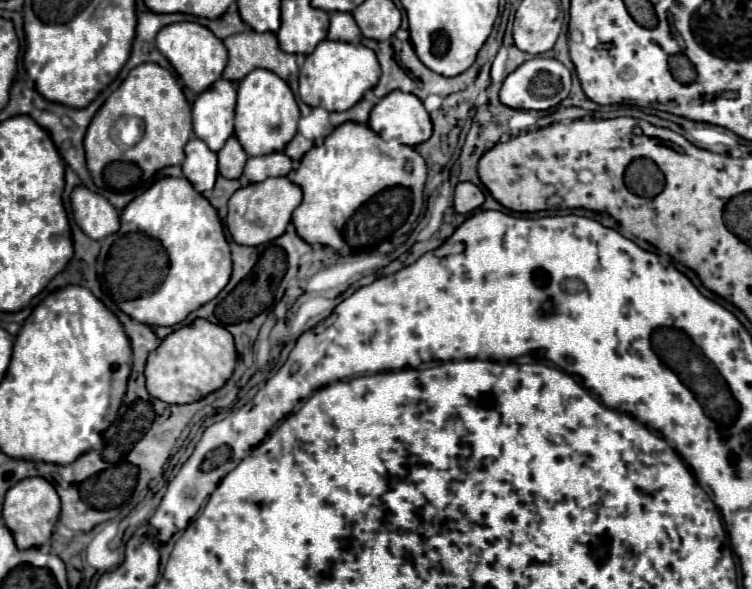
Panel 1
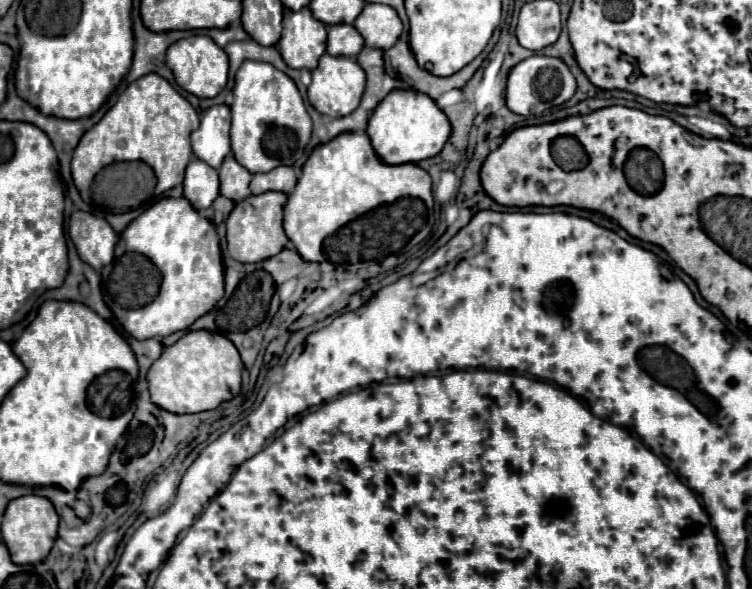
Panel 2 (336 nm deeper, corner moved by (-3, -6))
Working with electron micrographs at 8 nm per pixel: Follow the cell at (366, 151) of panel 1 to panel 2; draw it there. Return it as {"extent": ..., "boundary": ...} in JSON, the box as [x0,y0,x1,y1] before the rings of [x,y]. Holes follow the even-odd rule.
{"extent":[283,133,433,261],"boundary":[[[341,133],[333,141],[315,147],[313,153],[309,155],[307,163],[303,165],[303,173],[301,173],[293,193],[289,195],[287,205],[285,205],[283,227],[285,227],[287,237],[295,245],[297,253],[305,261],[325,261],[323,251],[321,251],[321,245],[323,245],[325,237],[335,233],[345,223],[361,217],[363,213],[367,213],[367,211],[371,211],[379,205],[393,203],[395,199],[401,199],[401,197],[417,197],[431,209],[433,207],[433,197],[431,197],[431,177],[429,177],[429,173],[423,171],[419,165],[413,165],[413,163],[385,165],[375,155],[375,151],[371,147],[371,141],[365,133]]]}

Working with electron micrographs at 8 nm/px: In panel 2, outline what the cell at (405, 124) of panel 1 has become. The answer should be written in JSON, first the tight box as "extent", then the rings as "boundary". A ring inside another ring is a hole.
{"extent":[367,89,451,165],"boundary":[[[395,89],[391,91],[369,117],[367,135],[379,159],[387,165],[419,163],[423,159],[435,157],[441,153],[447,137],[451,133],[451,123],[447,115],[437,107],[437,103],[419,91],[413,89]]]}

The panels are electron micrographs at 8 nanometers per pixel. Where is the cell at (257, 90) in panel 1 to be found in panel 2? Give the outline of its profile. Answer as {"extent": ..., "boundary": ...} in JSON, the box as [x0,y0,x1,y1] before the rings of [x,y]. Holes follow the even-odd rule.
{"extent":[231,61,311,173],"boundary":[[[246,61],[243,67],[239,67],[235,75],[235,84],[233,87],[233,95],[235,101],[231,105],[231,151],[237,159],[237,163],[241,163],[247,171],[255,173],[267,173],[275,167],[281,165],[293,165],[303,157],[305,145],[311,139],[311,117],[305,109],[303,97],[297,89],[297,85],[293,83],[293,79],[287,79],[287,75],[283,75],[283,71],[275,71],[275,67],[271,63],[259,61]]]}

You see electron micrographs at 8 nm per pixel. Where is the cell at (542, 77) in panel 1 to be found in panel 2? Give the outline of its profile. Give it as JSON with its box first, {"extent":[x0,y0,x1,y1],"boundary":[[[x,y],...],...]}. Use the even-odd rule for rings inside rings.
{"extent":[507,55,575,115],"boundary":[[[533,55],[521,63],[517,63],[509,71],[507,79],[507,107],[517,115],[541,115],[545,111],[557,109],[565,101],[569,101],[575,93],[575,77],[569,67],[555,57]]]}

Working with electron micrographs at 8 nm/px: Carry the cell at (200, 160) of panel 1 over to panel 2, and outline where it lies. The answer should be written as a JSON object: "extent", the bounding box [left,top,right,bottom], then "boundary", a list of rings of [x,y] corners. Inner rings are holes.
{"extent":[183,159,219,211],"boundary":[[[193,159],[187,165],[185,171],[185,181],[183,181],[183,197],[189,199],[189,203],[197,209],[203,211],[211,207],[211,203],[219,195],[219,177],[213,167],[207,163]]]}

